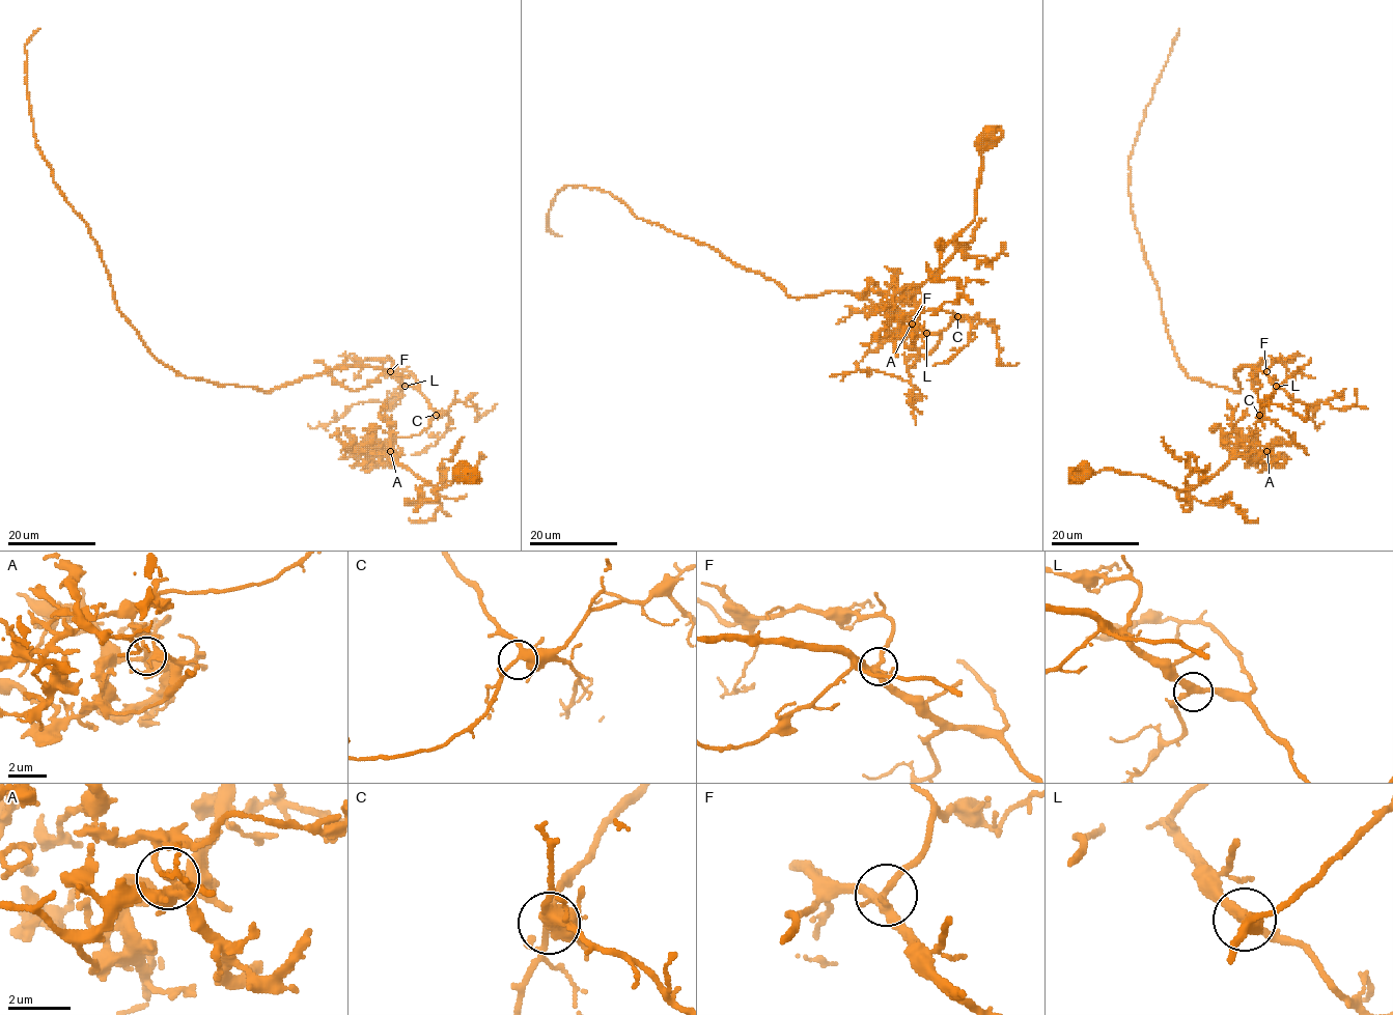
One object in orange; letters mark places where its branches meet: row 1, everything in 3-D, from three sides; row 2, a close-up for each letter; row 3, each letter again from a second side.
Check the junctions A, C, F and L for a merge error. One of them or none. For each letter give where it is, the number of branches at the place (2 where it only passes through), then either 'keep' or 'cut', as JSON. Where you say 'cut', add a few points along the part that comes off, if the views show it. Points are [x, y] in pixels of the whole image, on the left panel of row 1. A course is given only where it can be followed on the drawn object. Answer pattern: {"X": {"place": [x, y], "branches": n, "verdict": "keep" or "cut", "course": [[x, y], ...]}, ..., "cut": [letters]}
{"A": {"place": [390, 451], "branches": 3, "verdict": "cut", "course": [[390, 452], [436, 412], [381, 368], [266, 393], [187, 378], [149, 350], [36, 144], [25, 68], [39, 28]]}, "C": {"place": [436, 415], "branches": 3, "verdict": "keep"}, "F": {"place": [390, 371], "branches": 3, "verdict": "keep"}, "L": {"place": [405, 386], "branches": 3, "verdict": "keep"}, "cut": ["A"]}

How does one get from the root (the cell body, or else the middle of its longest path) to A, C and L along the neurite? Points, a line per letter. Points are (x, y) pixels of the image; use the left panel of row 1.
A: (280, 387), (338, 366), (381, 367), (415, 387), (436, 415), (418, 434), (393, 436), (388, 442), (390, 452)
C: (280, 387), (322, 375), (338, 366), (381, 367), (394, 378), (415, 387), (436, 415)
L: (280, 387), (322, 375), (338, 366), (381, 367), (405, 386)

